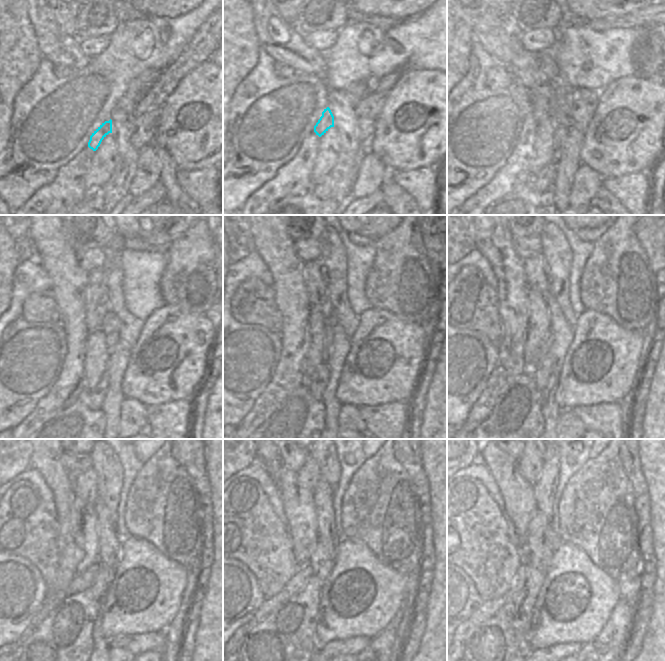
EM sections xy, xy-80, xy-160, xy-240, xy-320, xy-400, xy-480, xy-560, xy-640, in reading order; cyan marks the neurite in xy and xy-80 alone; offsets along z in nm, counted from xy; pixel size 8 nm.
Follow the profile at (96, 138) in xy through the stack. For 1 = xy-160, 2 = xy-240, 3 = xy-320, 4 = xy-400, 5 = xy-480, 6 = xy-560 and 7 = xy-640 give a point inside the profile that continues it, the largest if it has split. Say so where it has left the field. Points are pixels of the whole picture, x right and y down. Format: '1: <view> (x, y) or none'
1: xy-160 (538, 71)
2: xy-240 (96, 296)
3: xy-320 (315, 276)
4: xy-400 (535, 269)
5: xy-480 (85, 485)
6: xy-560 (309, 475)
7: xy-640 (530, 463)

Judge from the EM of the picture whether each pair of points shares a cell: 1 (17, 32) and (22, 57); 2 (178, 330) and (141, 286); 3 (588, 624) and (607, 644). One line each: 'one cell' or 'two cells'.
1: one cell
2: two cells
3: two cells

